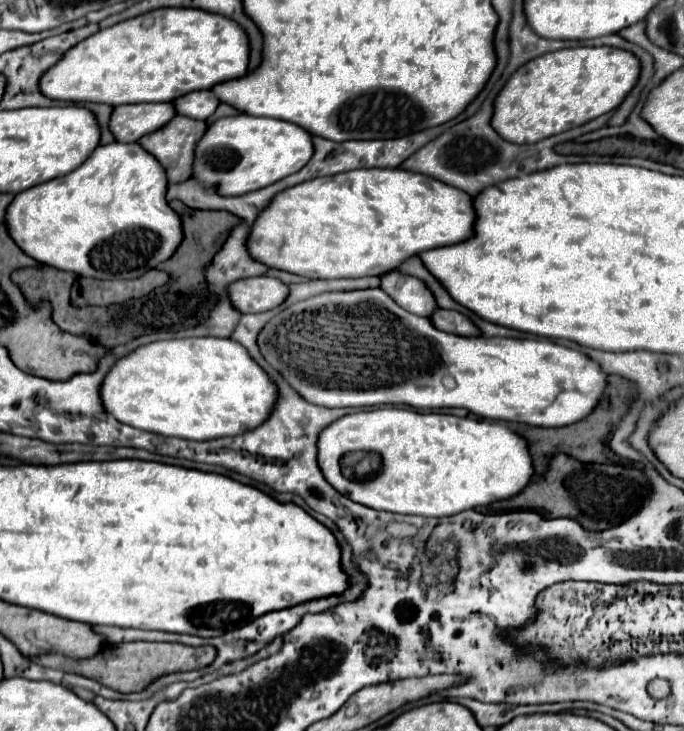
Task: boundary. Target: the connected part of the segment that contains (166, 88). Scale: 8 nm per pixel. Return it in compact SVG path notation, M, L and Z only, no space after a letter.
M168 7L116 23L114 27L80 41L64 55L64 59L56 63L54 69L44 73L40 79L40 89L46 97L60 101L90 101L108 105L174 101L176 97L192 91L212 89L218 83L244 77L248 71L248 59L248 35L240 29L240 25L228 21L228 17L216 17L216 13L204 13L202 9L192 7Z

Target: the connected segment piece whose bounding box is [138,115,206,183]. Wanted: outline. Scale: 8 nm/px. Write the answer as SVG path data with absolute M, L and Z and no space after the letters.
M176 115L168 125L164 125L164 129L142 137L138 143L160 161L170 183L184 183L192 179L194 151L204 133L204 121Z

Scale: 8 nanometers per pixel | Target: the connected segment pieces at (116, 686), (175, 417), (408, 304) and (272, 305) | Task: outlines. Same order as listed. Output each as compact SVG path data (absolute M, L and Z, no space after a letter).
M118 643L118 645L104 645L94 657L90 659L68 659L64 655L56 653L46 653L46 655L36 655L30 657L42 667L50 669L60 669L64 673L76 673L84 675L88 679L94 679L102 683L104 687L110 687L120 693L130 693L130 691L142 691L152 679L164 675L164 673L174 673L174 671L192 671L192 669L202 669L212 663L216 657L216 649L206 645L206 647L188 647L180 643Z
M188 337L156 341L138 347L128 357L116 361L102 385L102 403L106 411L126 425L142 431L154 431L164 437L180 437L192 441L208 441L220 437L234 437L260 427L268 413L276 407L276 383L250 357L250 353L232 339L216 337Z
M400 271L386 273L382 275L380 289L384 289L402 309L408 309L420 317L430 317L438 309L438 303L426 283L412 275Z
M250 277L232 283L228 291L236 309L242 313L260 313L280 307L288 297L290 287L274 277Z

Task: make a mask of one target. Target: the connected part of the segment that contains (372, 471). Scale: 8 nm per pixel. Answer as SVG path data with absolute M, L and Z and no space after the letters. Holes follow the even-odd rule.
M400 407L360 411L328 425L318 439L318 463L328 483L352 501L378 511L422 517L450 517L466 509L516 497L534 475L534 459L528 441L514 433L504 421L484 421L444 413L418 413ZM378 453L382 457L374 463L374 455Z

